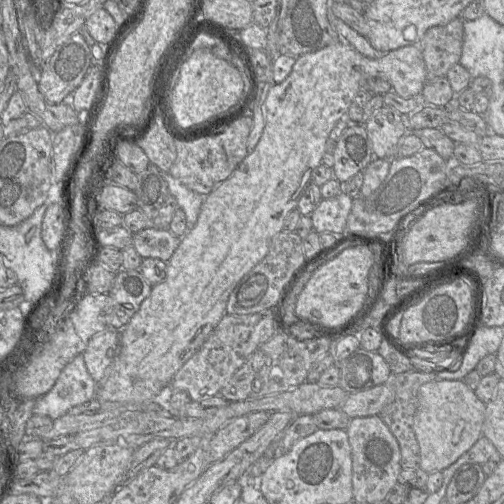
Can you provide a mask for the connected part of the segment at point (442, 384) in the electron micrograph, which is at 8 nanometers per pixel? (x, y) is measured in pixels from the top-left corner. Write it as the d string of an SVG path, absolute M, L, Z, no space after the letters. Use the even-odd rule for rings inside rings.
M463 380L431 381L420 386L414 415L414 432L420 447L419 468L432 473L443 471L466 453L482 436L486 403Z

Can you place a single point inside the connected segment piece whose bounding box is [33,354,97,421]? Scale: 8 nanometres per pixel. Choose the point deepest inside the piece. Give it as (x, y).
(74, 386)

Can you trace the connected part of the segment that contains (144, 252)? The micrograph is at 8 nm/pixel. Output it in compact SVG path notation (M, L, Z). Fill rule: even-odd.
M149 225L133 234L132 245L144 258L158 258L167 262L180 243L181 237L174 235L169 229L157 229Z

